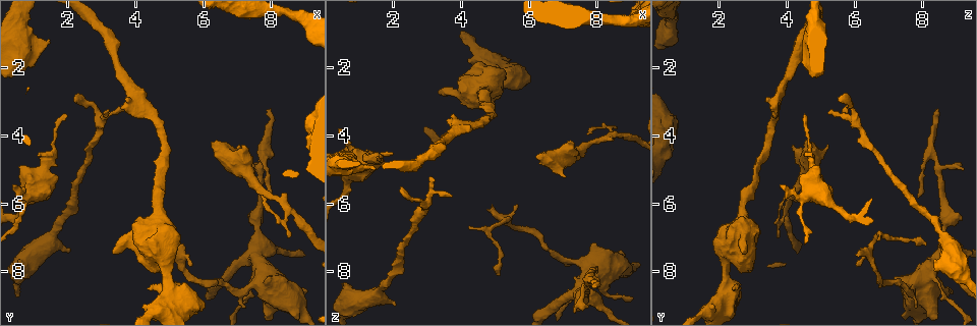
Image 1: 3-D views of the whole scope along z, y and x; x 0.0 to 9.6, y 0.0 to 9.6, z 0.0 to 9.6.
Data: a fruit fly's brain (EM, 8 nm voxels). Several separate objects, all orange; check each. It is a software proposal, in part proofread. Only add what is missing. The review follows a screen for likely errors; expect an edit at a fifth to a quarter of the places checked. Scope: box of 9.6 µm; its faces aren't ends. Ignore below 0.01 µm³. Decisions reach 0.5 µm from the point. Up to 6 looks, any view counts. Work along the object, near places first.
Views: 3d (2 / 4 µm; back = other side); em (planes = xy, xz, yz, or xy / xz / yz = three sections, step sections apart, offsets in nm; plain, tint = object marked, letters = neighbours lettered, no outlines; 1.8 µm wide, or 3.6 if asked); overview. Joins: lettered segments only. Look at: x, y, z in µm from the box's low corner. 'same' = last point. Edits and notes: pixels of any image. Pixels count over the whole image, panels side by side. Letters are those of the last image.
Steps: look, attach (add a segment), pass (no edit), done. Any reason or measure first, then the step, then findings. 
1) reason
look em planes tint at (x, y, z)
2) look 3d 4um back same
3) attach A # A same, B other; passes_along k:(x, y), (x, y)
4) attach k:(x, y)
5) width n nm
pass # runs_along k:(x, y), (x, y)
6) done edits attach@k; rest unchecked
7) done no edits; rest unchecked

calibre changes
look 3d 4um at (1.60, 4.45, 4.75)

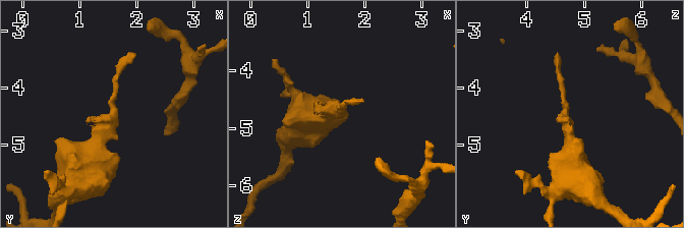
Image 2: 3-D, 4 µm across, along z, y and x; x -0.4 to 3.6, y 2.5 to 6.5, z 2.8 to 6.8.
need the tissue
look em planes tint at (1.60, 4.40, 4.70)

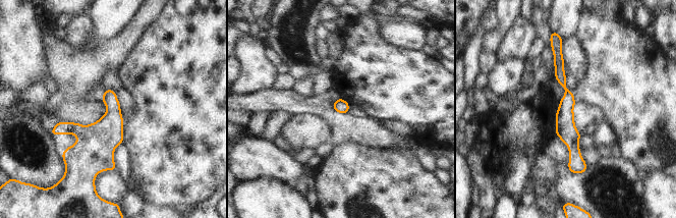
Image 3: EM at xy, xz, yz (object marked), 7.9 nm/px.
see the neighbours
look em planes letters same

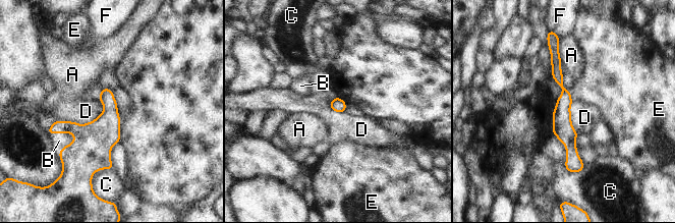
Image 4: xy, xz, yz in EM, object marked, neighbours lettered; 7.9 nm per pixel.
width 110 nm
attach B # A other, B same, C other, D other, E other, F other; passes_along 4:(92, 144), (62, 132), (59, 141); the neuron continues

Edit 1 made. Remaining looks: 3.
an open end
look 3d 2um at (6.40, 4.20, 4.60)

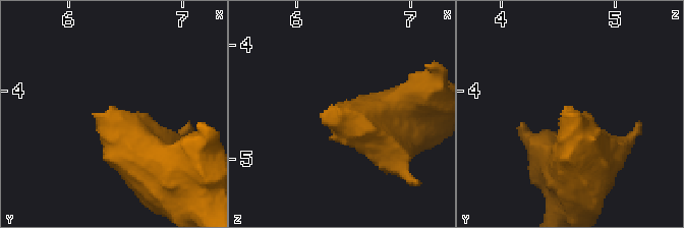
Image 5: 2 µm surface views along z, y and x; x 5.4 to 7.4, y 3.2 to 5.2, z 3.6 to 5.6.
look em xy step 16 letters at (6.36, 4.16, 4.52)

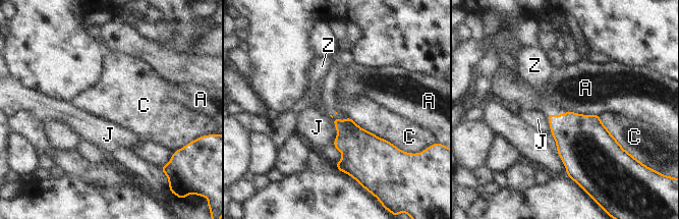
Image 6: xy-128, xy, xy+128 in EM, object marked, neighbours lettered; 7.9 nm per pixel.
cut it another way
look em planes letters same

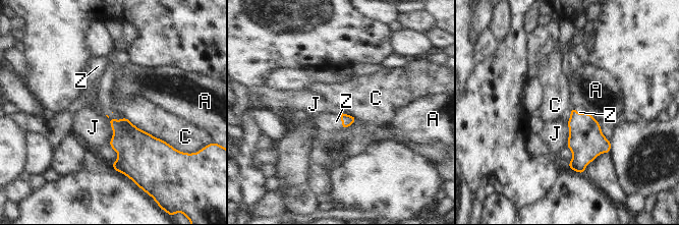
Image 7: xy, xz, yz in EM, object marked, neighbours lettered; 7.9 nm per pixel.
attach Z # A other, C other, J other, Z same; passes_along 7:(585, 141), (579, 114), (580, 110); it goes on there

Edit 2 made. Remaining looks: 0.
done edits attach@4, attach@7; rest unchecked

